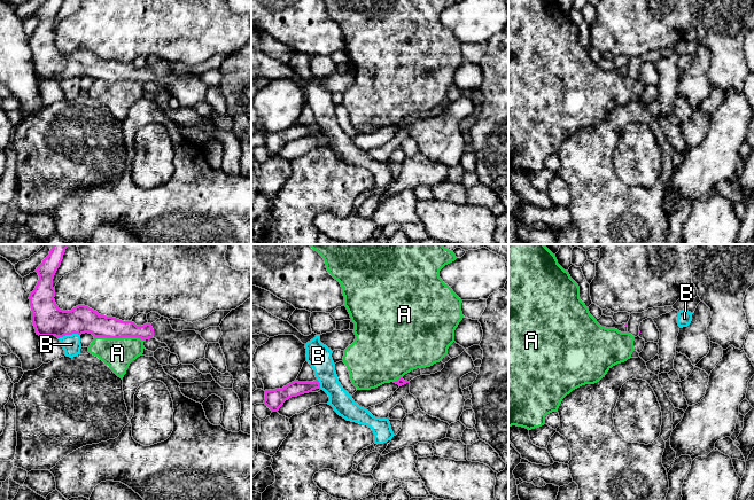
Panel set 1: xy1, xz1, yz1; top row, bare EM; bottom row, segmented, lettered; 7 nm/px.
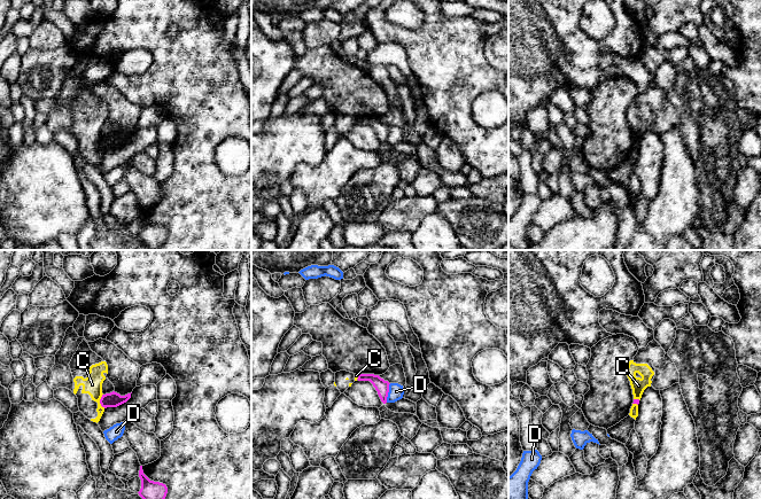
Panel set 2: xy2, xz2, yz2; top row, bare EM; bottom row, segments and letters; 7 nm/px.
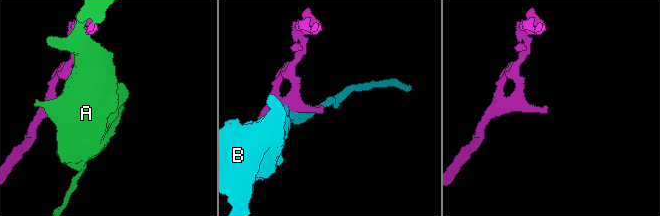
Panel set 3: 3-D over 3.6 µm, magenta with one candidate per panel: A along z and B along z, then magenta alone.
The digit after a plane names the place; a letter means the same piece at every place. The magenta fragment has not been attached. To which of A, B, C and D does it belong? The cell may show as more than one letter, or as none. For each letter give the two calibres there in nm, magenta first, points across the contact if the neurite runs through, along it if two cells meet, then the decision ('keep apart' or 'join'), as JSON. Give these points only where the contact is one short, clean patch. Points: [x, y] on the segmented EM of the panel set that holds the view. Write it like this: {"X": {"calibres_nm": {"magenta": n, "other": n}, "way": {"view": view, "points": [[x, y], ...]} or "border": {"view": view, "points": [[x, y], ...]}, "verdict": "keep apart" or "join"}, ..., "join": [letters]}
{"A": {"calibres_nm": {"magenta": 160, "other": 220}, "verdict": "keep apart"}, "B": {"calibres_nm": {"magenta": 220, "other": 130}, "verdict": "keep apart"}, "C": {"calibres_nm": {"magenta": 110, "other": 140}, "border": {"view": "xy2", "points": [[102, 394], [100, 404], [105, 407]]}, "verdict": "keep apart"}, "D": {"calibres_nm": {"magenta": 100, "other": 110}, "border": {"view": "xz2", "points": [[390, 383], [386, 402]]}, "verdict": "keep apart"}, "join": []}

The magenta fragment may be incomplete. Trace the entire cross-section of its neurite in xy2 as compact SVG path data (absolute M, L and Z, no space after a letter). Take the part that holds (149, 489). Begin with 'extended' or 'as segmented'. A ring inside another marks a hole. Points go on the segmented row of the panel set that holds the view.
as segmented; M140 466L139 477L141 479L141 489L138 493L142 499L165 499L168 493L166 485L160 482L150 481L143 474L142 466Z

